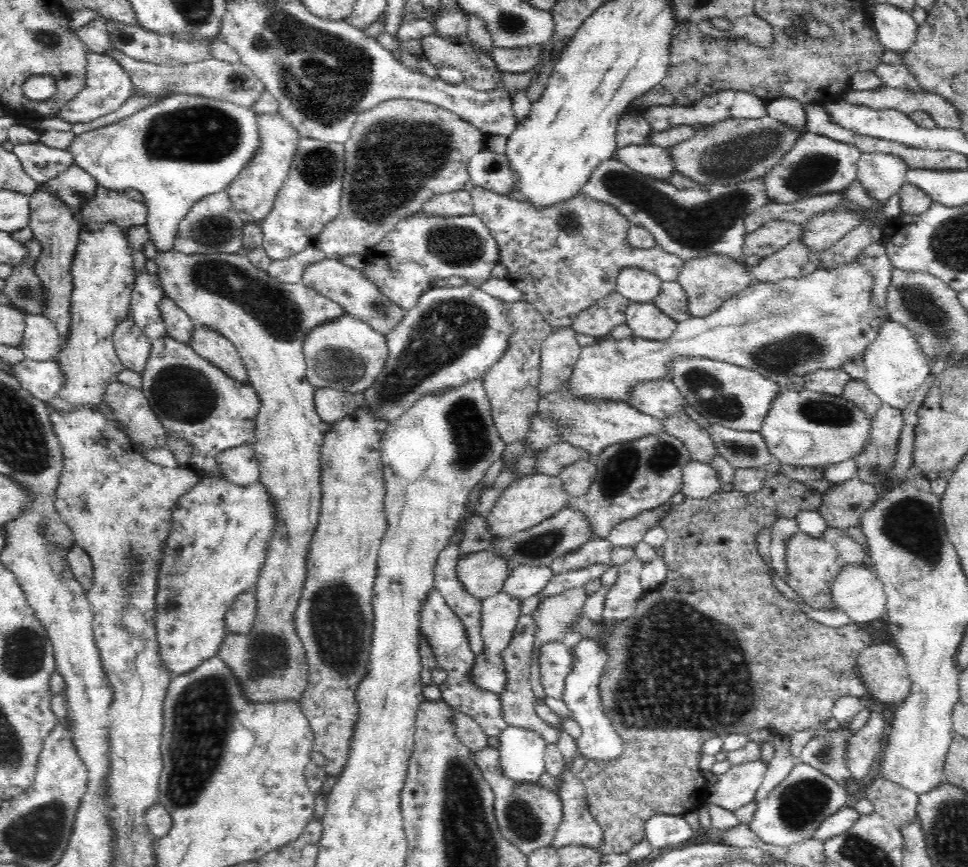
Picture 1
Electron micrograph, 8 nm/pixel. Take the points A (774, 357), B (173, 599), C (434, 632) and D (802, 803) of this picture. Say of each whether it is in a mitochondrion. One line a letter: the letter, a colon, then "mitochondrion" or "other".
A: mitochondrion
B: mitochondrion
C: other
D: mitochondrion

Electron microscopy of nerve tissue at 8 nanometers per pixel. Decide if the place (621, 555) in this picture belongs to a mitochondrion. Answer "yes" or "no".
no

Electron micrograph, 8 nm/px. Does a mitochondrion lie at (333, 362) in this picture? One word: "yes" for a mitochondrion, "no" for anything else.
yes

